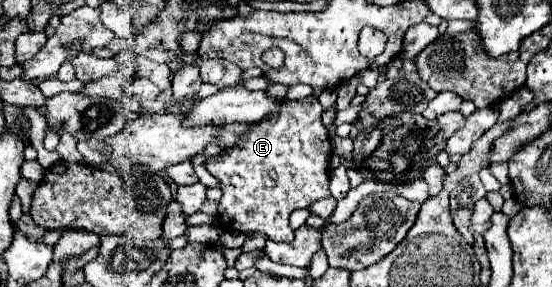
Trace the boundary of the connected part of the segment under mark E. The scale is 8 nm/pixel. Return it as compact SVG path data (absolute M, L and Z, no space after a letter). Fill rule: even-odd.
M314 95L300 101L286 101L272 115L264 117L258 123L252 123L234 147L224 149L220 155L206 161L206 169L220 181L222 199L218 201L218 217L226 231L260 231L272 241L294 241L294 231L288 225L290 213L294 209L308 207L318 199L330 197L328 167L332 145L328 139L328 131L322 125L322 111L324 109Z

